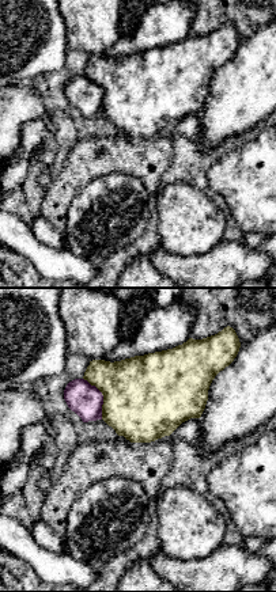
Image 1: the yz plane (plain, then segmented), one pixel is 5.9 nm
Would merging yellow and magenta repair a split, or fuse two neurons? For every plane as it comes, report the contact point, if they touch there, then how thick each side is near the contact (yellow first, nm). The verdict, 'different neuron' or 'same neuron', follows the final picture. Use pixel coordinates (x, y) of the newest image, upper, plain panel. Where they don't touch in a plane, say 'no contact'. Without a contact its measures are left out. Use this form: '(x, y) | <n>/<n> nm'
(104, 93) | 500/190 nm

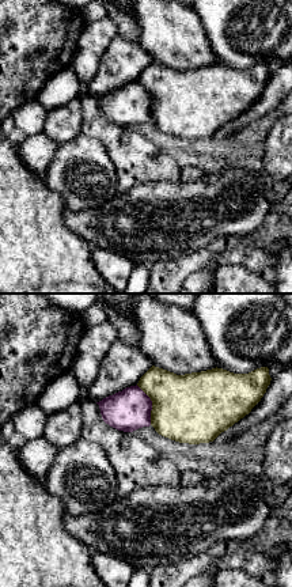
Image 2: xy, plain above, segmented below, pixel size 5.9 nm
(152, 101) | 420/240 nm

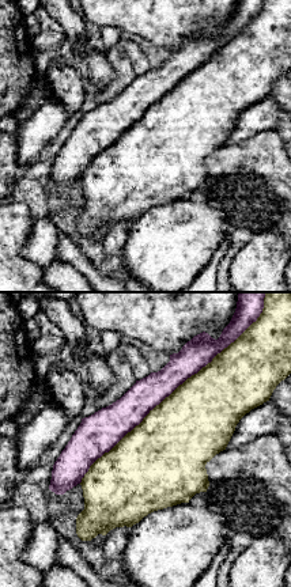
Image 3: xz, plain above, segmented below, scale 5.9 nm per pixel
(173, 87) | 460/180 nm

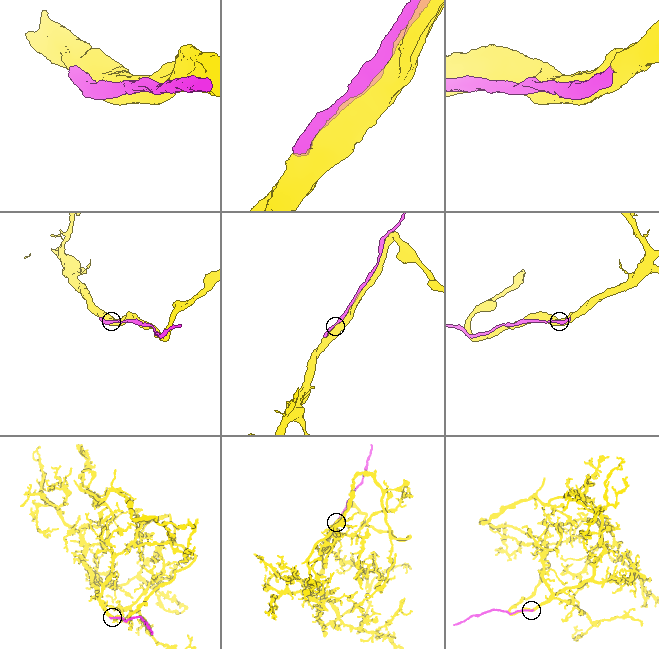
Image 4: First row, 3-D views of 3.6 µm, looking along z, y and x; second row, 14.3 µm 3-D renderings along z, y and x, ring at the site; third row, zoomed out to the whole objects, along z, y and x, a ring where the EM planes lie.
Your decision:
same neuron

